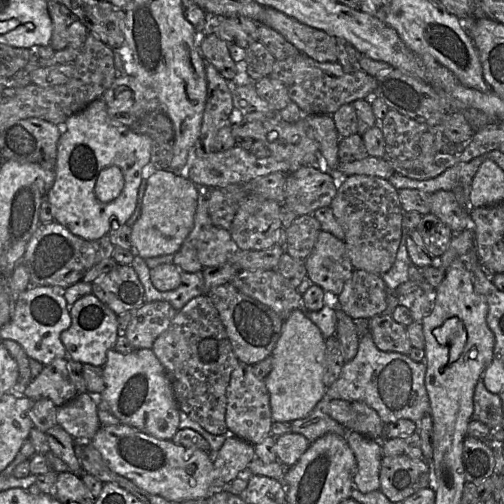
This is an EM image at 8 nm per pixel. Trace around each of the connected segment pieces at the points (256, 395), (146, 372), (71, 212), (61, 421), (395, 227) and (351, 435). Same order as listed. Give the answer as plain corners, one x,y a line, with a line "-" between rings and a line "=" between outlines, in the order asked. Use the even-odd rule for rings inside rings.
239,362
232,372
227,388
226,424
228,431
256,445
272,434
272,423
270,394
264,379
255,375
253,365
=
114,349
107,352
104,368
105,389
100,398
121,423
164,440
172,440
179,430
180,407
165,367
152,349
135,349
122,354
=
103,97
96,99
95,101
90,103
86,108
84,108
80,112
72,115
71,117
69,117
65,123
67,126
67,131
63,135
61,135
60,140
58,142
57,162
56,162
56,167
55,167
55,180
54,180
52,188
50,189
50,191
47,195
47,201
50,204
51,212
52,212
55,222
66,227
72,234
74,234
82,239
85,239
88,241
97,240
103,236
107,236
109,234
109,232
112,231
113,229
116,229
116,228
126,224
126,222
131,218
132,214
134,213
136,204
138,201
139,188
144,179
143,178
143,169
146,165
149,167
148,169
153,169
156,167
156,165
154,165
151,162
152,141
151,141
150,137
148,137
146,135
137,134
137,133
133,132
132,130
130,130
128,127
123,126
117,122
114,122
110,118
110,116
107,112
106,103
105,103
-
111,166
116,166
121,170
123,177
124,177
124,187
123,187
121,194
116,199
114,199
110,202
107,202
107,203
103,203
103,202
99,201
95,195
95,184
96,184
96,181
97,181
97,178
98,178
100,172
102,170
104,170
105,168
108,168
=
89,392
79,393
72,401
58,407
57,422
76,441
91,441
101,427
97,397
=
364,174
341,176
330,208
344,230
344,244
357,270
383,275
393,265
399,248
404,210
398,190
388,179
=
346,429
345,437
357,461
354,487
362,493
379,490
383,457
381,441
349,429

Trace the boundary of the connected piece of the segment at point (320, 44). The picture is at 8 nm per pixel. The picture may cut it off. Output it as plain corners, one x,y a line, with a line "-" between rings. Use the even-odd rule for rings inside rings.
265,7
260,23
280,33
301,53
318,62
336,62
337,40
327,32
302,23
274,8

